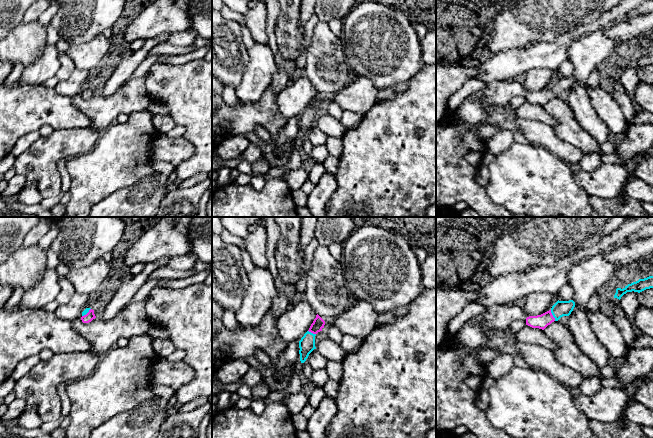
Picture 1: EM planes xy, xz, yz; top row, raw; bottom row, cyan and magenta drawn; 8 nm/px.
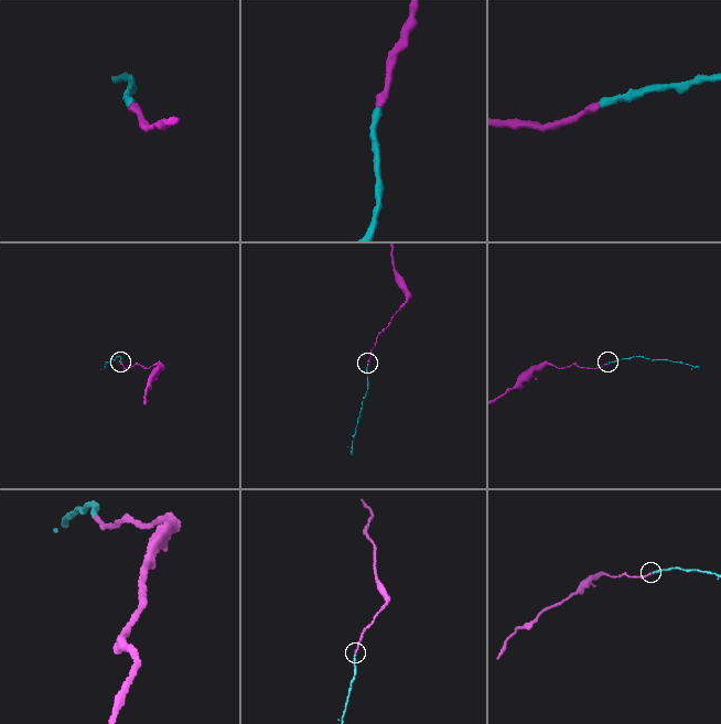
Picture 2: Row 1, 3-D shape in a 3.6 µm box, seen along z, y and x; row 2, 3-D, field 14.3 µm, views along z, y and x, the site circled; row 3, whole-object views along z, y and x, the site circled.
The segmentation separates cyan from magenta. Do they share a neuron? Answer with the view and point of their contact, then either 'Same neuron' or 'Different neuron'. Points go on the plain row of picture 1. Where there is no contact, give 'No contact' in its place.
Touches cyan at yz (552, 90). Same neuron

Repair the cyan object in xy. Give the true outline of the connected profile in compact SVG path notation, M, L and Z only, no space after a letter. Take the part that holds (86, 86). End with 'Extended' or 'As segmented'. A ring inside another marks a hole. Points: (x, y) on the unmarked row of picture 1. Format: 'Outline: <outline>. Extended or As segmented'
Outline: M86 84L83 88L82 88L82 93L81 96L83 99L89 99L91 98L93 95L95 95L96 92L94 90L94 86L92 86L91 84Z. Extended

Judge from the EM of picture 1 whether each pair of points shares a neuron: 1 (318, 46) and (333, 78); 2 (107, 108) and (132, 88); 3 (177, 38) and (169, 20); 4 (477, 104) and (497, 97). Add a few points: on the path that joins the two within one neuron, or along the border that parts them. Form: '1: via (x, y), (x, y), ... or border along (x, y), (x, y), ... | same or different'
1: via (325, 54), (328, 70) | same
2: via (115, 104), (127, 101), (132, 96) | same
3: border along (189, 28), (183, 31), (168, 33) | different
4: via (482, 101), (492, 97) | same

